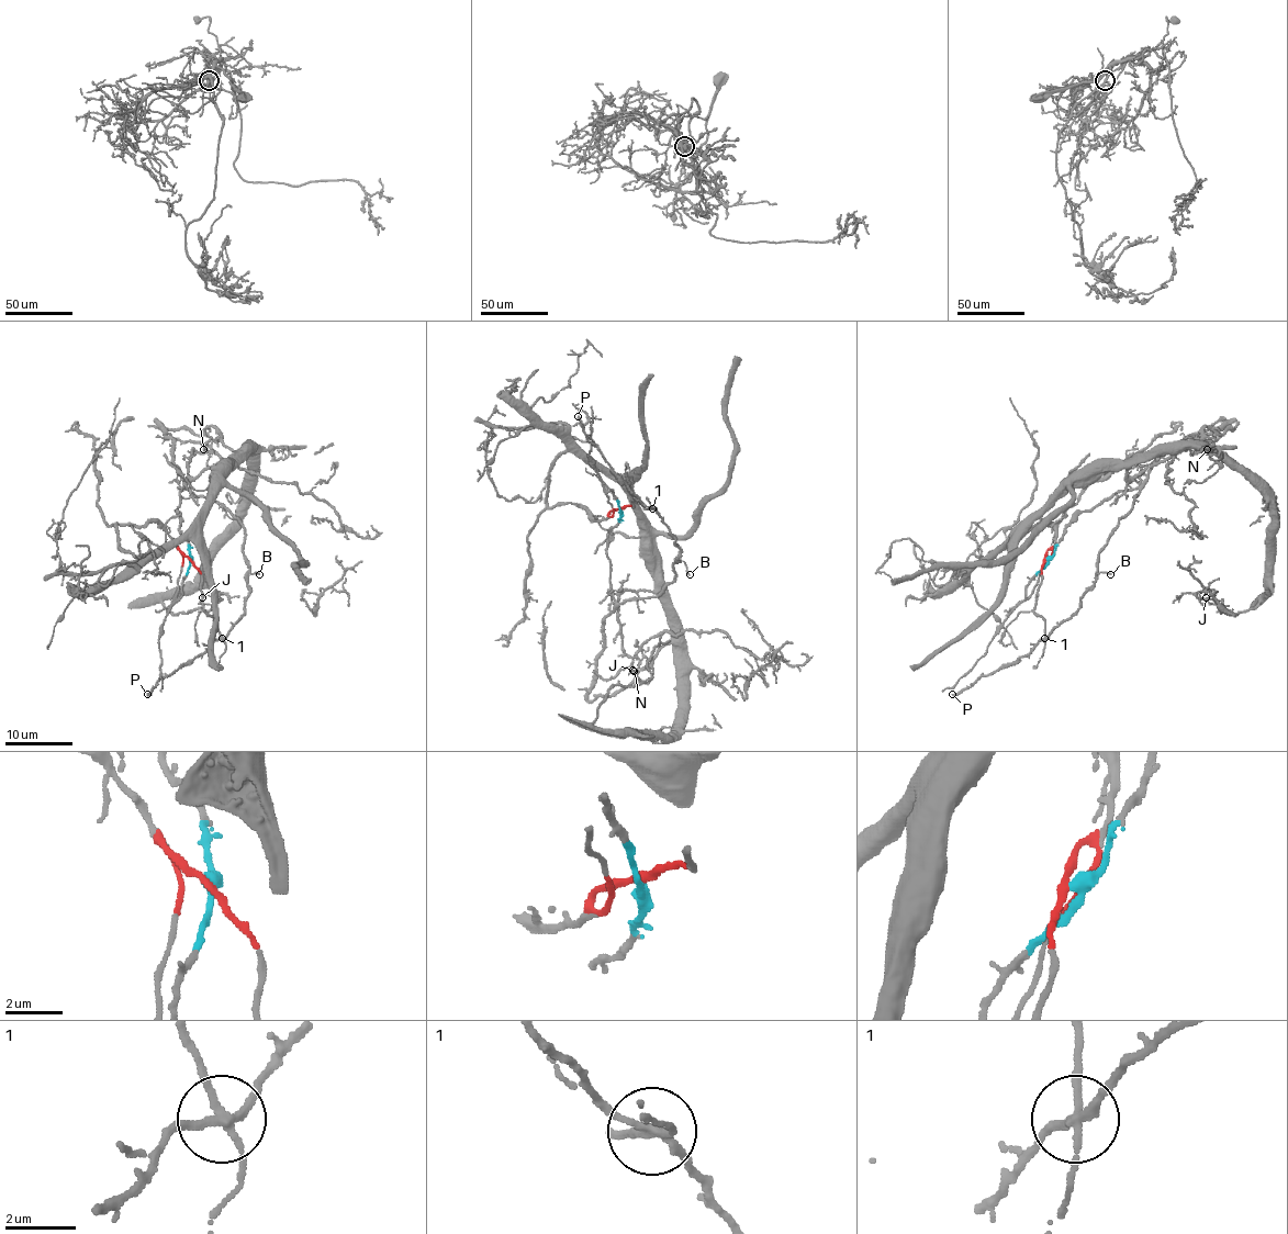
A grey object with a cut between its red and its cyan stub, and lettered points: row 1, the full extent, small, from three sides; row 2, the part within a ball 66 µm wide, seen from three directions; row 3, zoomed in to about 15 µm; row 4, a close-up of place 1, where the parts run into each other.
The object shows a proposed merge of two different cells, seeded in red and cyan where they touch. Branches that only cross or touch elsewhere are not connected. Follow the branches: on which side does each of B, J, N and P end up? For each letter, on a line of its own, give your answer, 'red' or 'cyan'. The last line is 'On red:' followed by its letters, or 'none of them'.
B: cyan
J: red
N: red
P: cyan
On red: J, N

